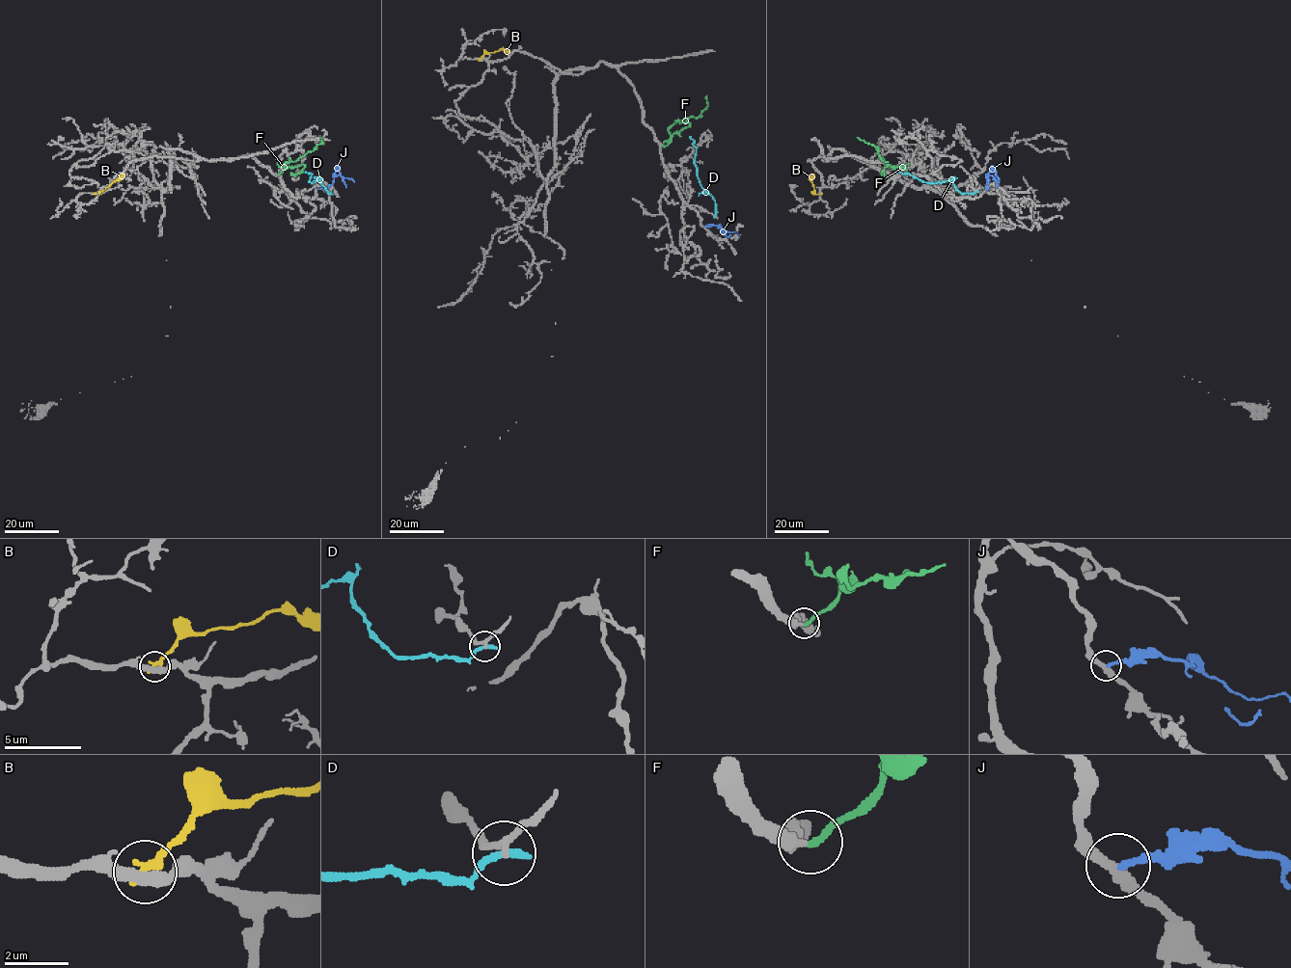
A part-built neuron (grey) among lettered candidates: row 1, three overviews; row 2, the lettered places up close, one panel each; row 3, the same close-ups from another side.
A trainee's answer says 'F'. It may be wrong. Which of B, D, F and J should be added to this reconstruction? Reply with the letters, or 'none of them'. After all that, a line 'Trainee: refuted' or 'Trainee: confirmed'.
F
Trainee: confirmed

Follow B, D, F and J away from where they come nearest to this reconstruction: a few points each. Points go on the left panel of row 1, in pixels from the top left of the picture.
B: (95, 193), (99, 194), (124, 174)
D: (330, 191), (320, 180), (309, 180), (311, 174), (304, 172)
F: (277, 174), (286, 168), (286, 163), (295, 161), (323, 143), (321, 138)
J: (318, 187), (327, 187), (332, 183), (336, 170), (345, 187)

